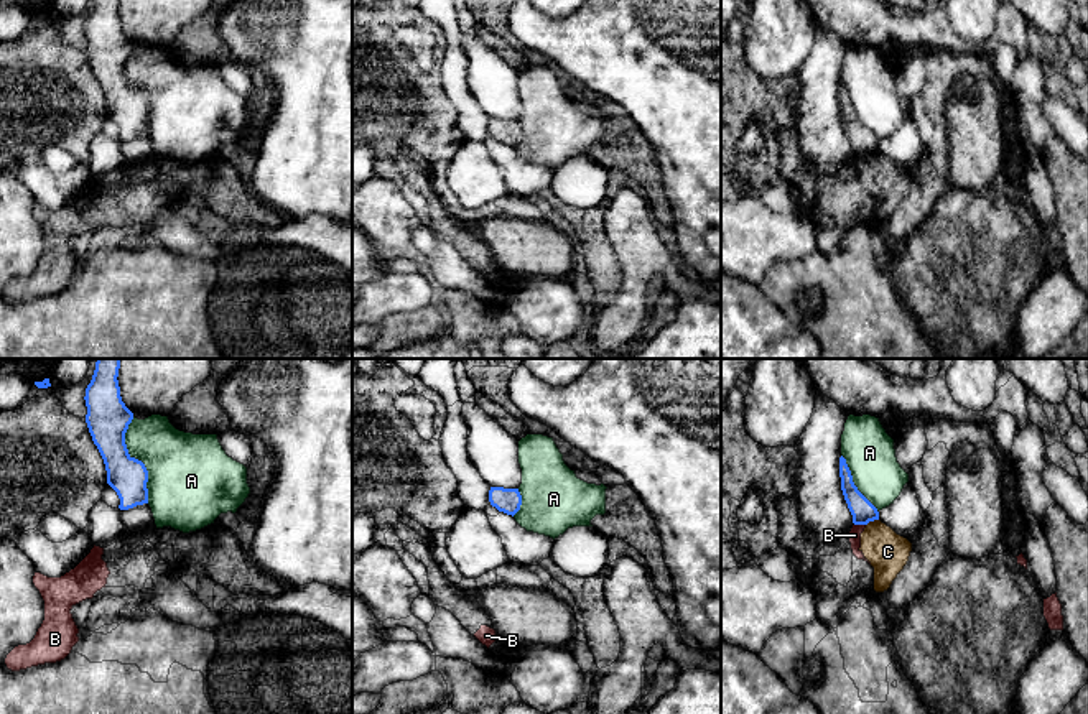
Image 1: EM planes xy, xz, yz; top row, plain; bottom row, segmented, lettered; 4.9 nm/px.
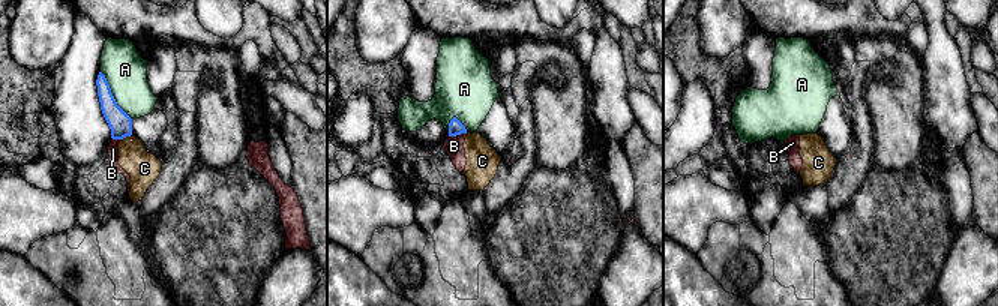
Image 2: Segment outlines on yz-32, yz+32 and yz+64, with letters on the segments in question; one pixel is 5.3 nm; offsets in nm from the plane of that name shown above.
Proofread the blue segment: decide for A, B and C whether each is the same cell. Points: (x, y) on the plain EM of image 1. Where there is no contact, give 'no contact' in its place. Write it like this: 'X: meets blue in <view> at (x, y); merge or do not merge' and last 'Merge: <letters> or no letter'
A: meets blue in xy at (137, 91); do not merge
B: meets blue in yz at (860, 155); do not merge
C: meets blue in yz at (871, 152); do not merge
Merge: no letter

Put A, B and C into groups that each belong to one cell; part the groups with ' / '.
A / B C

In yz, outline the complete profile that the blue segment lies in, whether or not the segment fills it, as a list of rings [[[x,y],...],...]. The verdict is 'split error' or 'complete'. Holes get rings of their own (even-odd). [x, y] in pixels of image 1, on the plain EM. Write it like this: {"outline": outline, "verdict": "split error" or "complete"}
{"outline": [[[843,87],[839,89],[839,109],[844,132],[853,146],[853,155],[867,156],[869,153],[879,151],[877,140],[854,117],[851,102]]], "verdict": "complete"}

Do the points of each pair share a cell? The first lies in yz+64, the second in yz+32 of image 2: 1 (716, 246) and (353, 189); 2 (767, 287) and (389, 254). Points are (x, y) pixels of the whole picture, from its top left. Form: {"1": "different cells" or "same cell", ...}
{"1": "different cells", "2": "same cell"}

